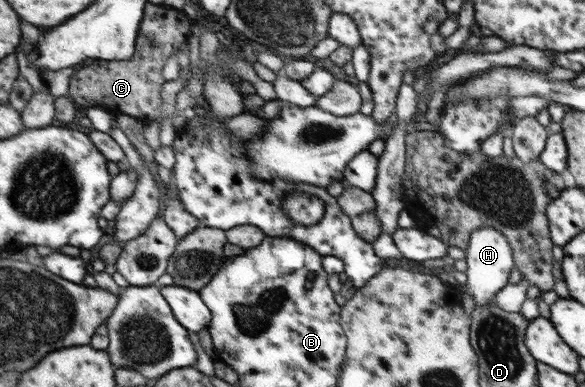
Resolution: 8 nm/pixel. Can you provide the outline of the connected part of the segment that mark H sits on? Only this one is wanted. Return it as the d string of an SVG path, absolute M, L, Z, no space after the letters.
M484 225L470 233L470 243L464 252L467 264L467 270L464 273L467 276L467 282L462 287L463 293L473 298L475 306L492 305L493 295L507 285L511 269L514 267L509 243L493 226Z

